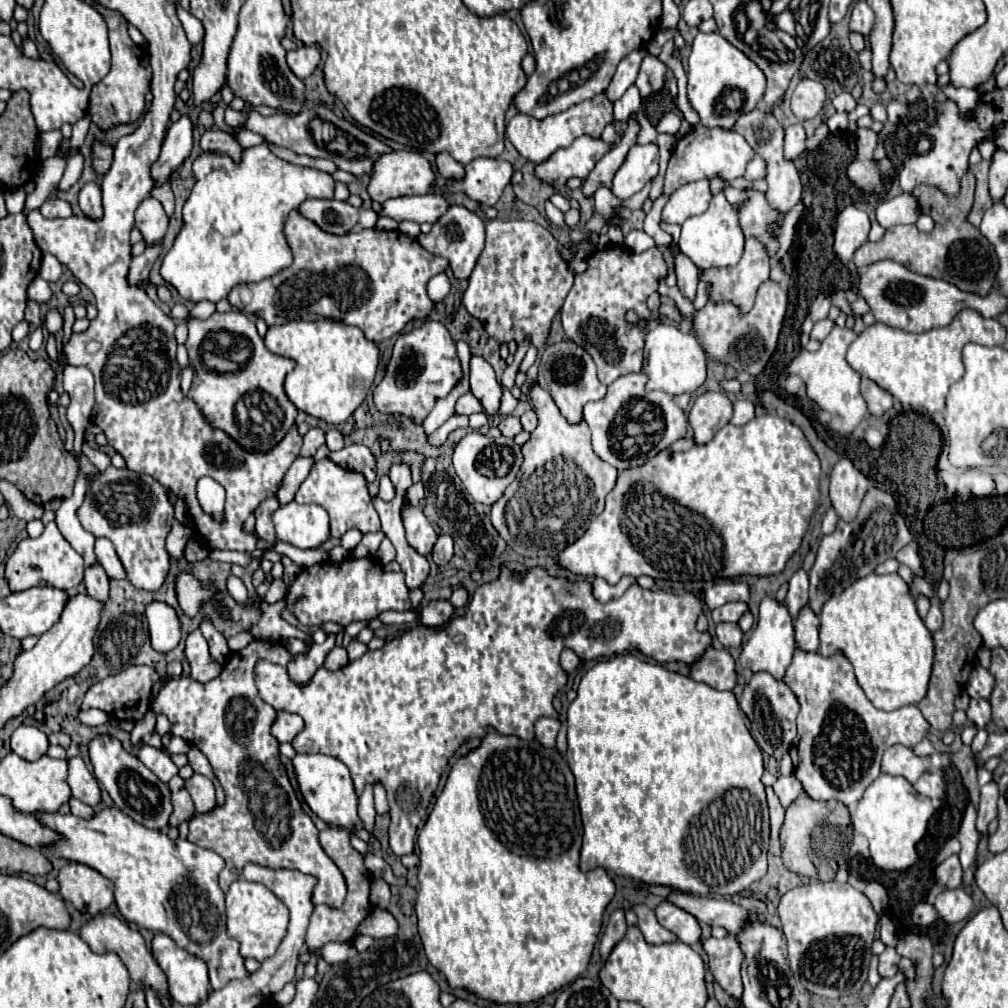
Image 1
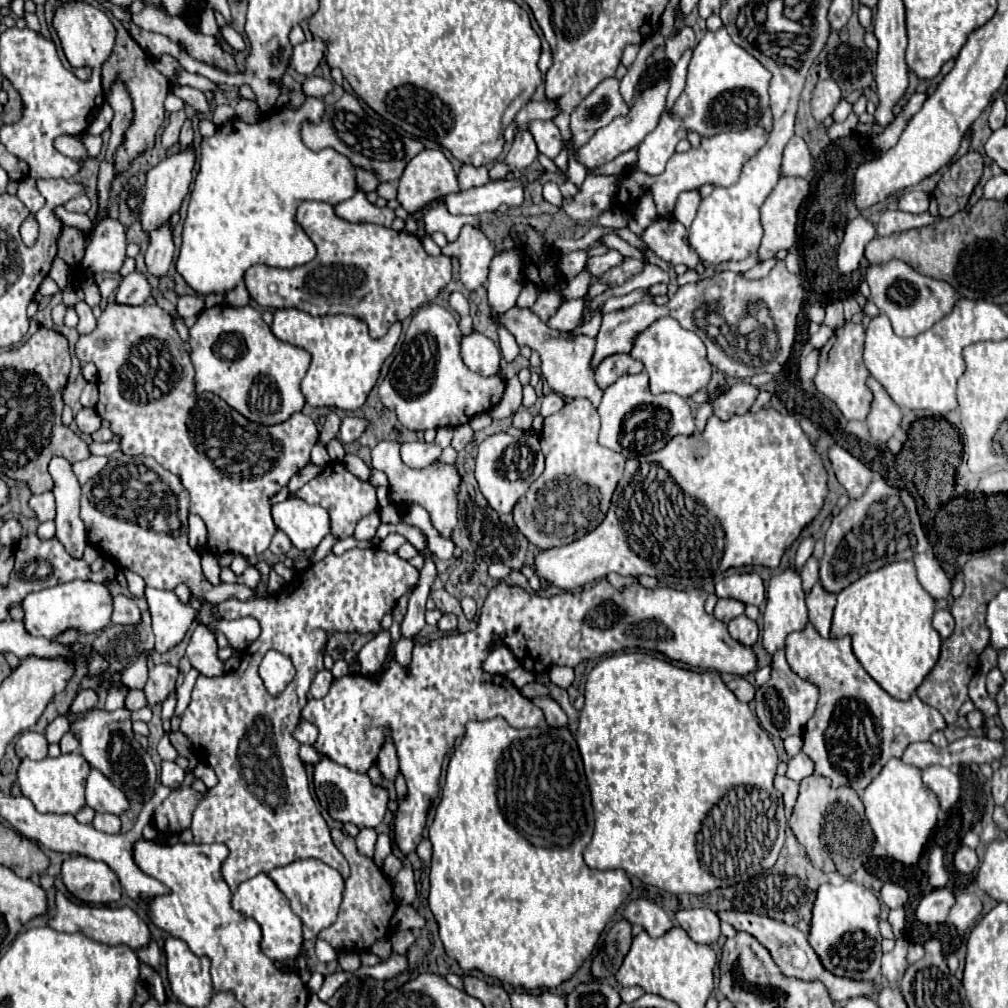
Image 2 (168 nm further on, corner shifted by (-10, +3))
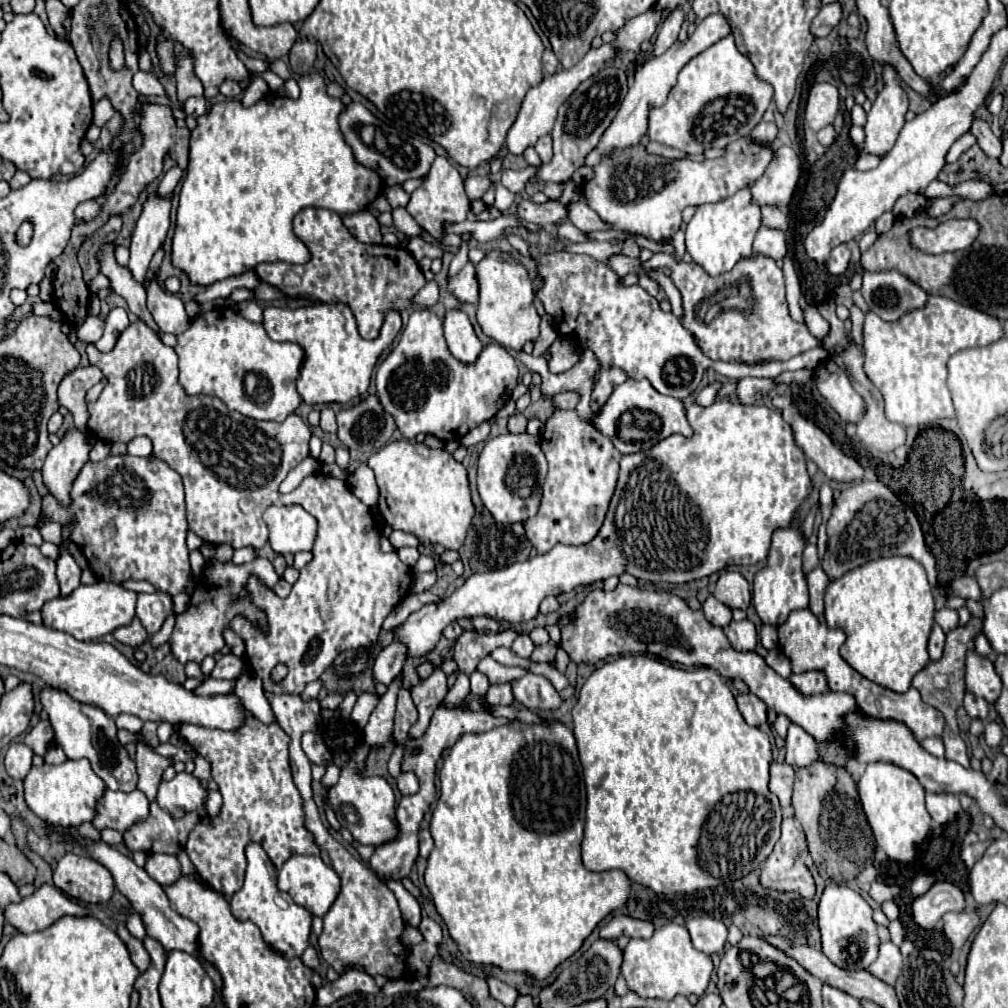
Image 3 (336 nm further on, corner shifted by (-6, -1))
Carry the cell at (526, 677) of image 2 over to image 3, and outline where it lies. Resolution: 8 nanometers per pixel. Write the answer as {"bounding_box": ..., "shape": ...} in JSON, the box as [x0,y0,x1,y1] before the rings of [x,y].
{"bounding_box":[513,672,561,710],"shape":[[[527,672],[519,680],[513,680],[513,694],[527,708],[557,710],[561,704],[561,698],[553,684],[545,676],[537,676],[531,672]]]}

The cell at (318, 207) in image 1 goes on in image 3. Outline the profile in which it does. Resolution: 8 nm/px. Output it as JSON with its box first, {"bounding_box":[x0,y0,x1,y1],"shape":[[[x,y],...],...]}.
{"bounding_box":[343,210,381,244],"shape":[[[369,210],[343,216],[345,228],[363,244],[381,244],[381,230],[375,216],[371,216]]]}

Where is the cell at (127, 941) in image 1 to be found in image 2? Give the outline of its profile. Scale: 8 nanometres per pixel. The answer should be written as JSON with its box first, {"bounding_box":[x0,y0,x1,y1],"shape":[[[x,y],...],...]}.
{"bounding_box":[49,892,151,950],"shape":[[[57,892],[55,896],[57,902],[57,916],[49,922],[51,928],[61,930],[61,932],[81,932],[87,938],[107,944],[107,946],[117,946],[117,944],[125,944],[131,950],[139,950],[145,948],[151,940],[151,932],[145,920],[141,920],[131,908],[121,906],[121,908],[109,908],[109,906],[79,906],[69,902],[61,892]]]}

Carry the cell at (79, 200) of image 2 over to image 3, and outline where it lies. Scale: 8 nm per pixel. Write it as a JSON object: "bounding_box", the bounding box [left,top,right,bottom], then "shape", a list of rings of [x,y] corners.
{"bounding_box":[75,200,101,222],"shape":[[[87,200],[87,202],[83,202],[75,208],[77,220],[83,220],[83,222],[89,222],[89,220],[97,218],[99,212],[101,212],[101,202],[99,200]]]}

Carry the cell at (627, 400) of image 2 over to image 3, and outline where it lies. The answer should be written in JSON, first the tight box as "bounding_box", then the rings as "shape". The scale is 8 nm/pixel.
{"bounding_box":[593,378,693,454],"shape":[[[627,378],[621,386],[613,390],[603,410],[593,418],[593,426],[599,432],[603,432],[603,436],[607,436],[621,454],[649,450],[659,440],[671,434],[683,434],[685,438],[693,436],[681,400],[659,394],[647,380],[631,380],[631,378]]]}

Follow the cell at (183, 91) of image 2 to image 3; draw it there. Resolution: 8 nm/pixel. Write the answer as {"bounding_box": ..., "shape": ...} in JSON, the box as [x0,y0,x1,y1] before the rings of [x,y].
{"bounding_box":[133,72,165,96],"shape":[[[135,72],[133,88],[143,96],[165,96],[165,88],[153,72]]]}

